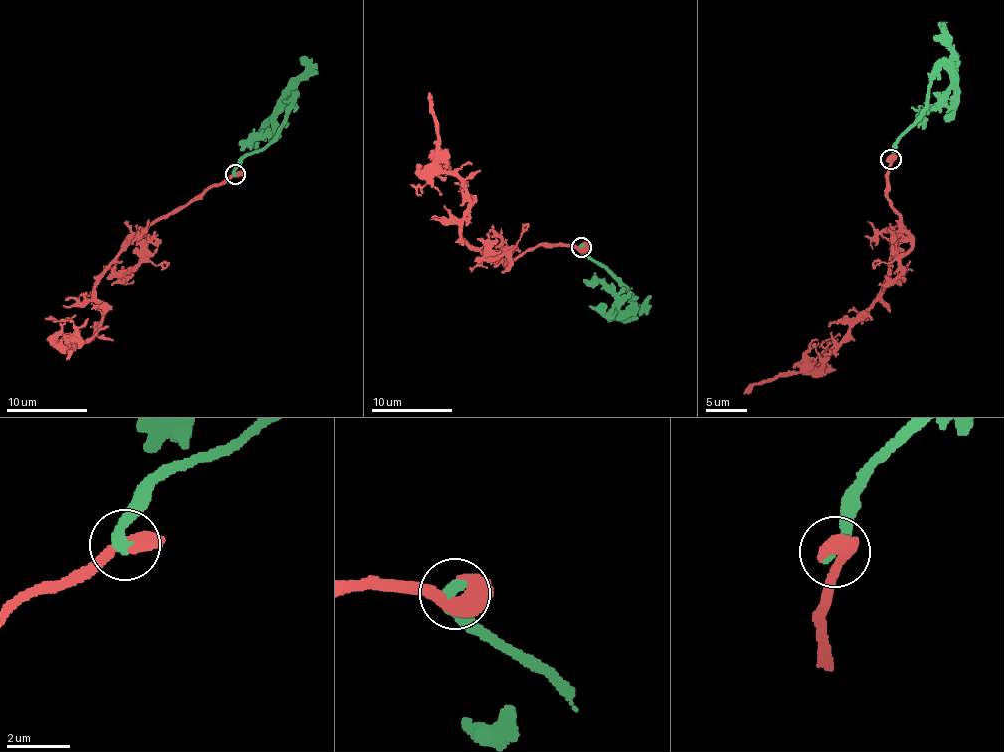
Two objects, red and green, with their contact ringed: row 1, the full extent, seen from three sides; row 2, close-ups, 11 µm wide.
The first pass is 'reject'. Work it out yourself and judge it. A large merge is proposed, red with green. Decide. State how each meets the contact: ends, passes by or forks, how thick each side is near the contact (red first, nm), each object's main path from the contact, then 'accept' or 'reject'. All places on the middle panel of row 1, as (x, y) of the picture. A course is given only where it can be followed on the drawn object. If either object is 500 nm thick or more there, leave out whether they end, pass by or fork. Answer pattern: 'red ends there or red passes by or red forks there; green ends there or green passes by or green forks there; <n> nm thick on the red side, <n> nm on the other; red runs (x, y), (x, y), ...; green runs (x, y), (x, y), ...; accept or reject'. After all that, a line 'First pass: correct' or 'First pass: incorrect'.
red passes by; green ends there; 480 nm thick on the red side, 480 nm on the other; red runs (581, 248), (544, 243), (510, 260), (469, 246), (462, 233), (470, 195), (462, 181), (442, 168), (428, 92); green runs (581, 248), (591, 259), (603, 264), (624, 287), (634, 316), (640, 310), (636, 314); accept
First pass: incorrect

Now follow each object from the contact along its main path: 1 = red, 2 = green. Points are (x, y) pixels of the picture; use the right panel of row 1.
1: (891, 158), (884, 189), (900, 219), (888, 281), (877, 300), (818, 368), (785, 372), (754, 382), (743, 393)
2: (891, 158), (892, 145), (927, 103), (928, 86), (952, 52), (943, 23), (947, 21)

